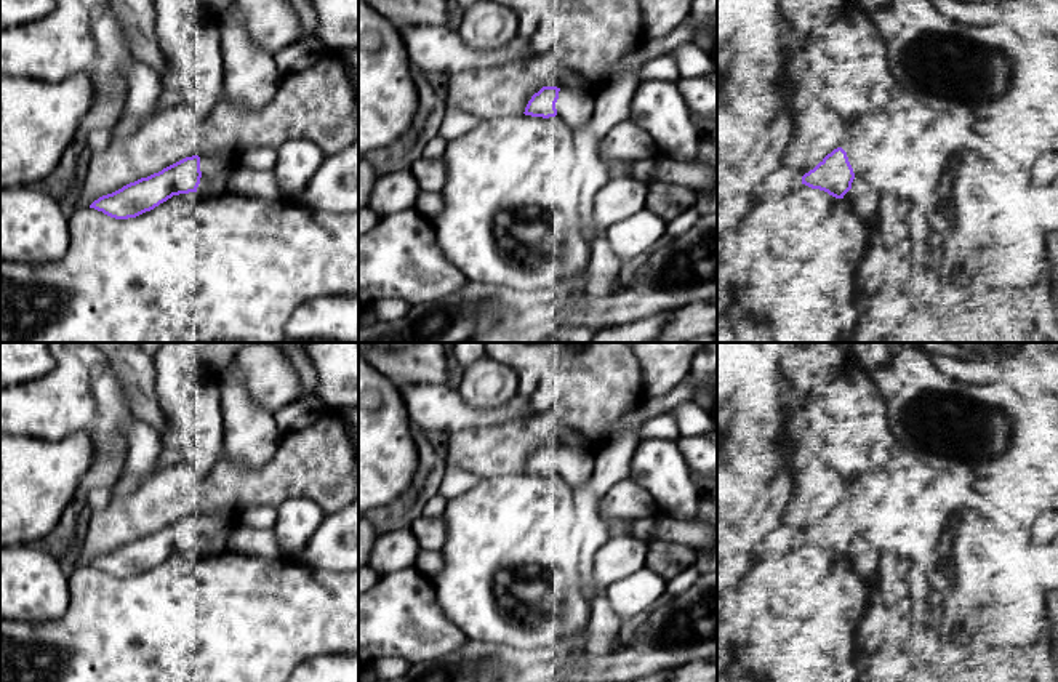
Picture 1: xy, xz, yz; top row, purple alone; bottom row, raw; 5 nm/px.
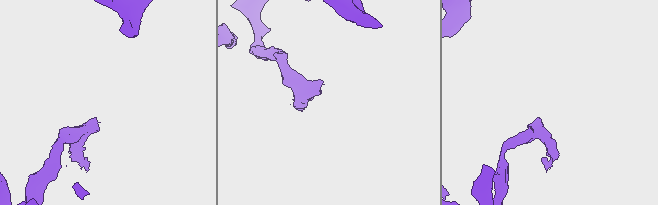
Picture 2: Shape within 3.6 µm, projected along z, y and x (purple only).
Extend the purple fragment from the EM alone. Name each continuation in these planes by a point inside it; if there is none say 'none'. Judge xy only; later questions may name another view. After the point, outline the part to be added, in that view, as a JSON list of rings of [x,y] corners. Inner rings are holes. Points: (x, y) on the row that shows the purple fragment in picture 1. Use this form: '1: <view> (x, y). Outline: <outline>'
1: xy (216, 168). Outline: [[[205,154],[200,157],[200,184],[197,194],[213,197],[227,192],[227,179],[237,162],[229,154]]]

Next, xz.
1: xz (575, 106). Outline: [[[560,88],[557,117],[571,130],[583,128],[595,110],[595,93],[583,88]]]

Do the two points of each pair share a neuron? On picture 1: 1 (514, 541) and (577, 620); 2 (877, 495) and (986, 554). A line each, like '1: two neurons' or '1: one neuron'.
1: one neuron
2: one neuron

